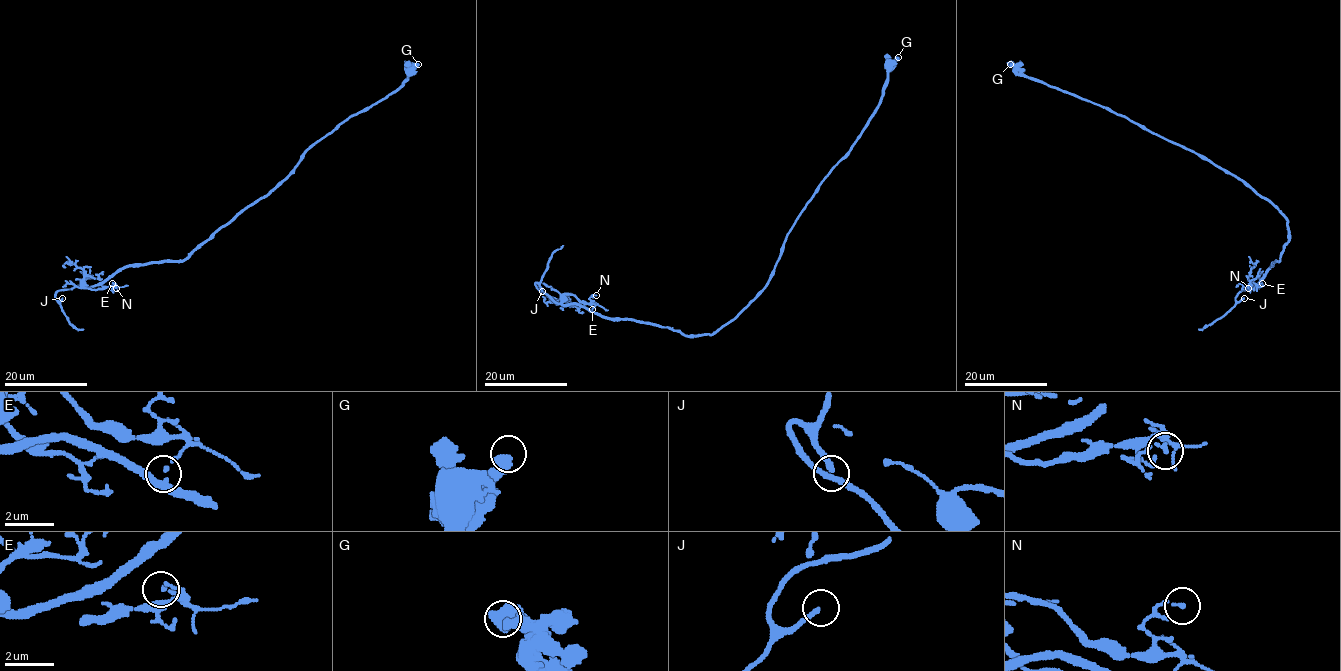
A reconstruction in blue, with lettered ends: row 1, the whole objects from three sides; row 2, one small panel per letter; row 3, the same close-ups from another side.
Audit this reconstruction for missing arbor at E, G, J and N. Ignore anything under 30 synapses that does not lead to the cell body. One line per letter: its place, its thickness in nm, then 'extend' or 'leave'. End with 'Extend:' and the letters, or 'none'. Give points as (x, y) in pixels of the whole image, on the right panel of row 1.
E: place (1262, 283); calibre 130 nm; leave
G: place (1010, 64); calibre 440 nm; leave
J: place (1244, 298); calibre 200 nm; extend
N: place (1248, 288); calibre 130 nm; leave
Extend: J

